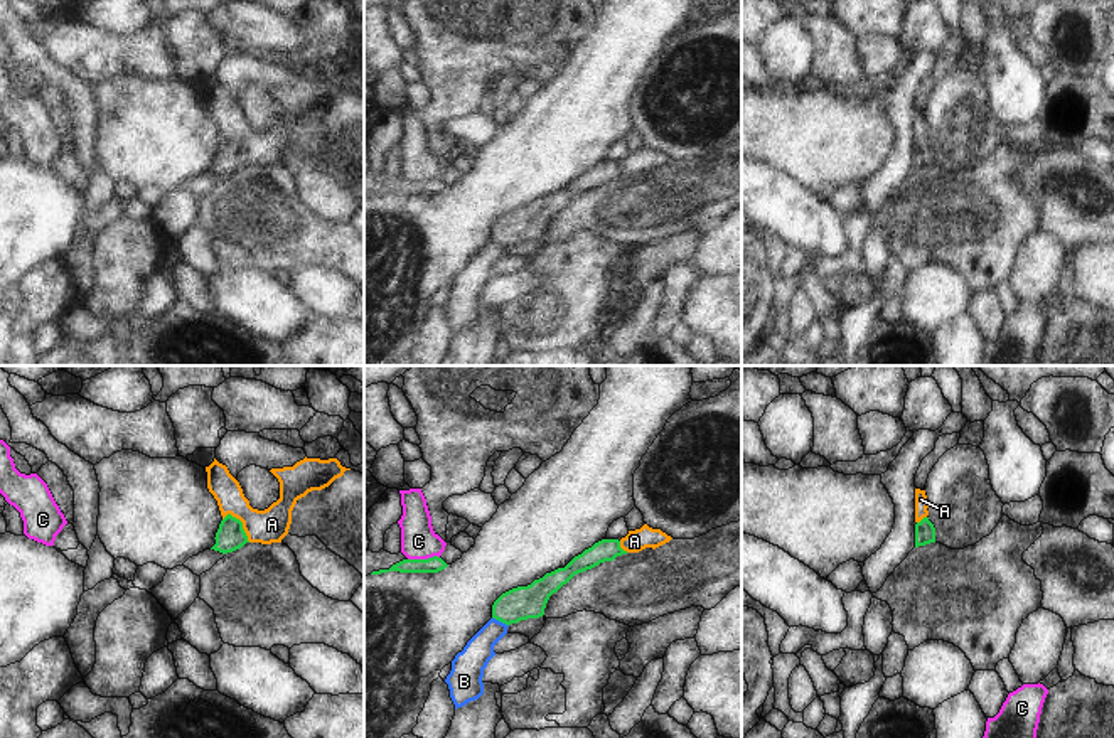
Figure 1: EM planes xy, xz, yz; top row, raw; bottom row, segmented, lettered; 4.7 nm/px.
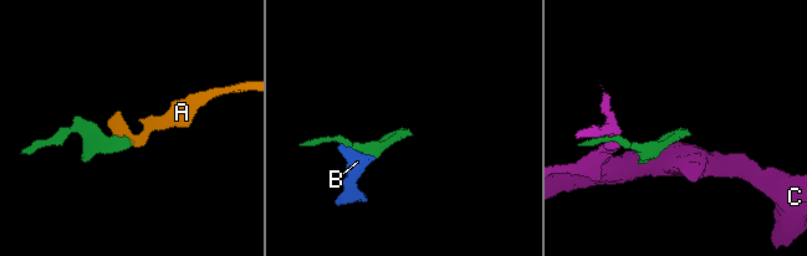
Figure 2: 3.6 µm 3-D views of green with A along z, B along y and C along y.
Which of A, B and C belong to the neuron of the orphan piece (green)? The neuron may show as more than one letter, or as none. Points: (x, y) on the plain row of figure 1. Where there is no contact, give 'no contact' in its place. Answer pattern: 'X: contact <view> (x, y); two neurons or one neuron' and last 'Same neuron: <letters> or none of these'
A: contact xy (241, 149); one neuron
B: contact xz (501, 243); two neurons
C: contact xz (423, 182); two neurons
Same neuron: A

